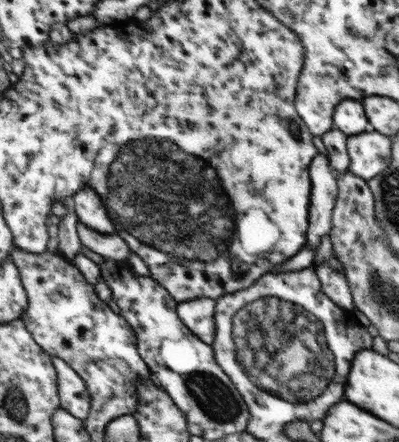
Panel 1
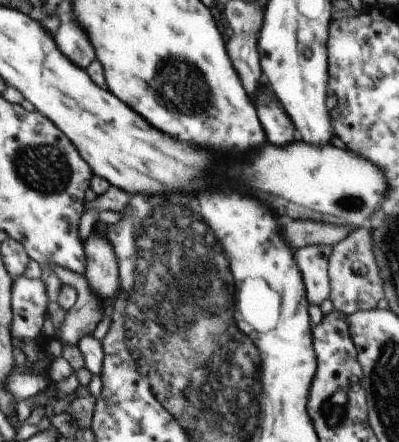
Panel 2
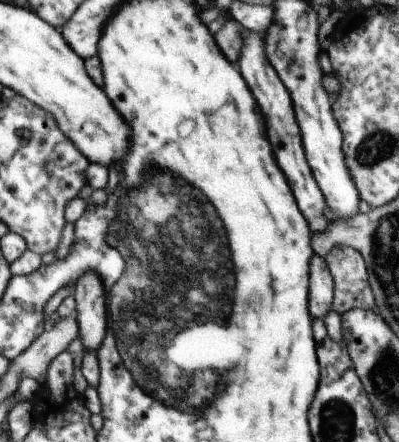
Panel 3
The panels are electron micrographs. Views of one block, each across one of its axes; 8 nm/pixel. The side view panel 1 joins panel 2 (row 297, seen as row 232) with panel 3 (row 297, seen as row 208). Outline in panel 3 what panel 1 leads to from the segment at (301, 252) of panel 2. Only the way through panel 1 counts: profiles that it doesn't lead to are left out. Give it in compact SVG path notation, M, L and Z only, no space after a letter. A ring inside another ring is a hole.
M317 256L313 258L313 282L309 282L309 314L321 318L333 308L333 276L327 272L327 262Z

